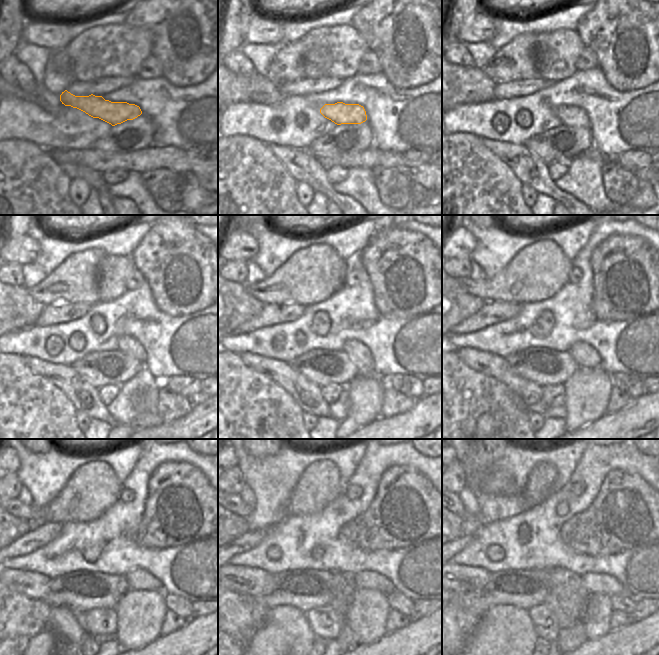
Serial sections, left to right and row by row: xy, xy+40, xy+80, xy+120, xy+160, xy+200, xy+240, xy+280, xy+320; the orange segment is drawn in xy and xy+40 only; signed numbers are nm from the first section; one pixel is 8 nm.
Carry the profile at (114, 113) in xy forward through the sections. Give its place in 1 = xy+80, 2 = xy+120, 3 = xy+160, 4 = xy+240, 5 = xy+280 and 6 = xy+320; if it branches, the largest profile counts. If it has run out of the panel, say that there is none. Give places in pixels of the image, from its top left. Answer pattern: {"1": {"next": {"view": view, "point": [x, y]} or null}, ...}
{"1": {"next": {"view": "xy+80", "point": [569, 115]}}, "2": {"next": {"view": "xy+120", "point": [129, 345]}}, "3": {"next": {"view": "xy+160", "point": [360, 354]}}, "4": {"next": {"view": "xy+240", "point": [139, 579]}}, "5": {"next": {"view": "xy+280", "point": [366, 579]}}, "6": {"next": {"view": "xy+320", "point": [595, 583]}}}

